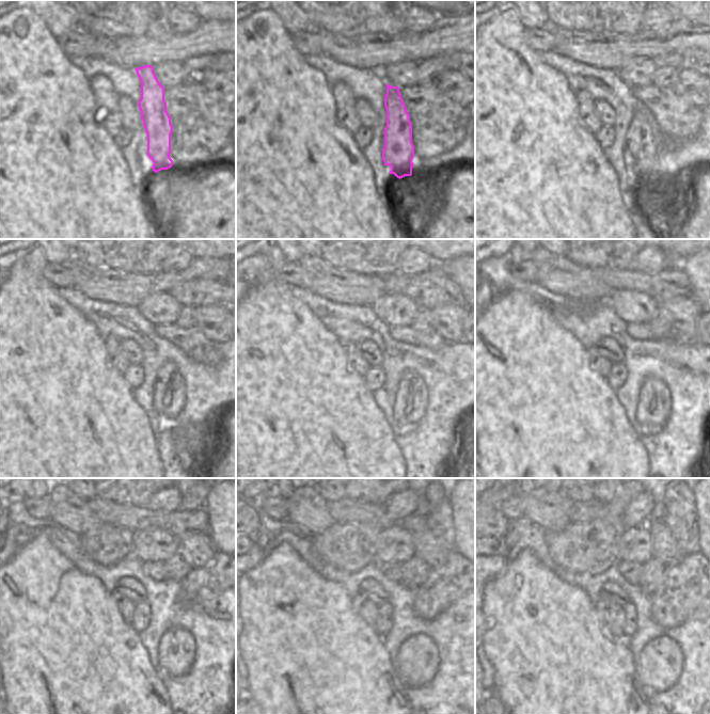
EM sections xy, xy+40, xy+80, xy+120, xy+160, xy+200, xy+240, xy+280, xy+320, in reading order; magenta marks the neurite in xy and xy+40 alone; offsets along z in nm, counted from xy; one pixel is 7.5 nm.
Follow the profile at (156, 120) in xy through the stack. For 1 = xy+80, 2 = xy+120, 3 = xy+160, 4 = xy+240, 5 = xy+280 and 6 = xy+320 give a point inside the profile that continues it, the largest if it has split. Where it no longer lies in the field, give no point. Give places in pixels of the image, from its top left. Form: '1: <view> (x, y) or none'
1: xy+80 (644, 137)
2: xy+120 (170, 390)
3: xy+160 (410, 403)
4: xy+240 (176, 650)
5: xy+280 (417, 660)
6: xy+320 (659, 665)

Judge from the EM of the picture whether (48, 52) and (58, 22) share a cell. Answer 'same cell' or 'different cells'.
different cells

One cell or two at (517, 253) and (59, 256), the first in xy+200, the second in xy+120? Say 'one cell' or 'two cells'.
two cells

